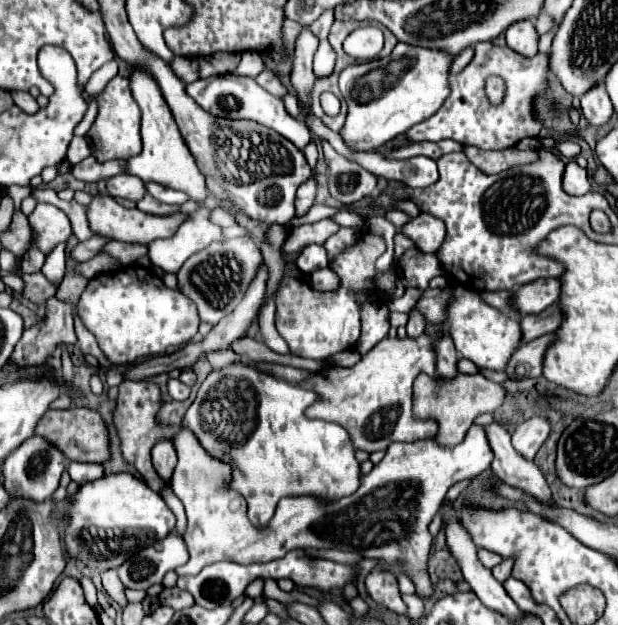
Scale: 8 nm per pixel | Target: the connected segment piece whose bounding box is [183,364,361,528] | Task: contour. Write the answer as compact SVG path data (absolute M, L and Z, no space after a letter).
M233 364L221 370L213 370L201 384L195 402L183 416L183 426L191 430L205 452L221 462L229 462L233 478L229 488L243 494L249 504L249 520L257 528L265 528L275 514L277 502L285 496L315 496L321 502L335 502L337 498L349 496L359 486L359 462L355 460L355 450L349 442L349 434L343 426L323 420L309 420L305 408L317 400L315 392L301 386L277 380L269 374L247 368L245 364Z

